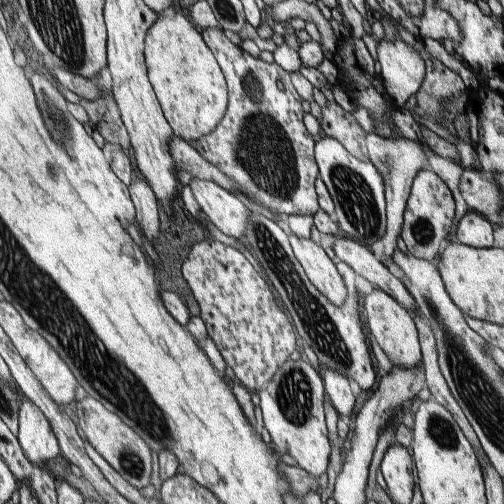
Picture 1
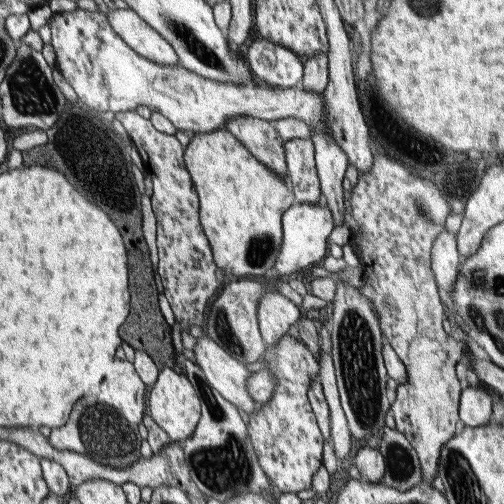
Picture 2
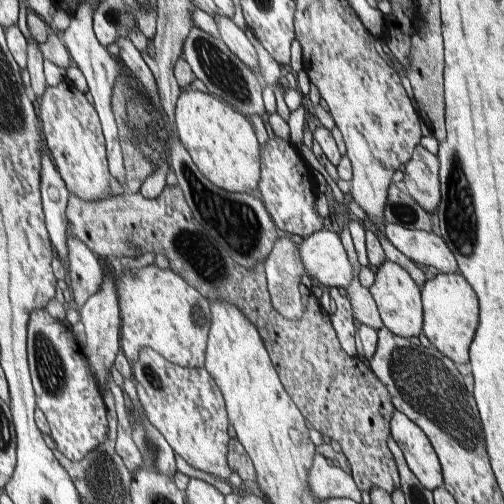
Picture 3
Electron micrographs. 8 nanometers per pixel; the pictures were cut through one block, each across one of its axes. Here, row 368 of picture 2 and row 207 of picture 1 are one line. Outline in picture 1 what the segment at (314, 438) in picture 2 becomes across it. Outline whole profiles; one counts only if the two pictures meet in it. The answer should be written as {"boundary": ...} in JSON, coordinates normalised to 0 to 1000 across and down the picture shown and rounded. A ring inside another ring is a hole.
{"boundary":[[[415,56],[403,63],[407,87],[431,103],[431,127],[442,135],[454,214],[435,250],[379,290],[538,425],[558,433],[621,429],[633,421],[625,381],[625,357],[633,353],[621,302],[625,274],[609,266],[597,242],[609,214],[577,167],[577,147],[546,123],[526,127],[482,103],[474,91],[462,91],[435,56]]]}

